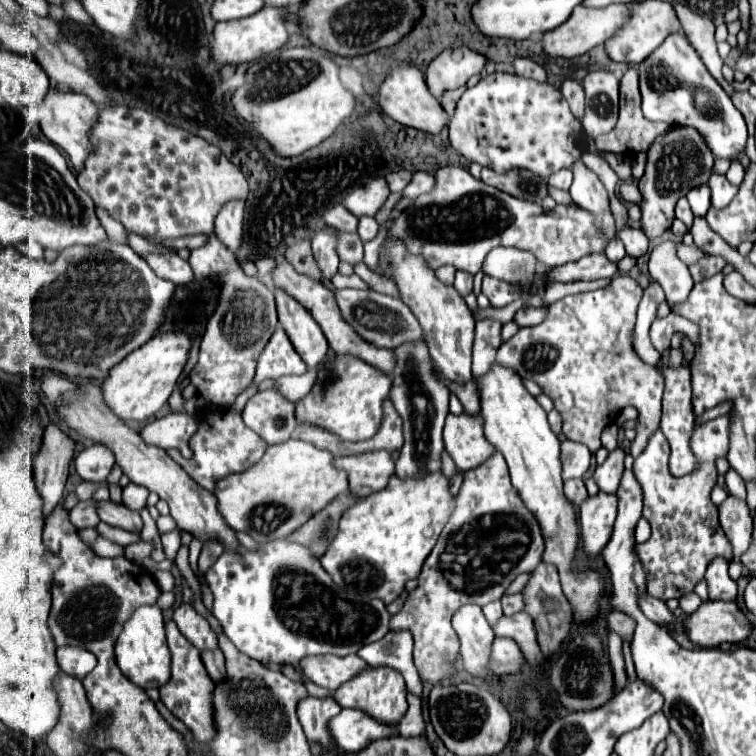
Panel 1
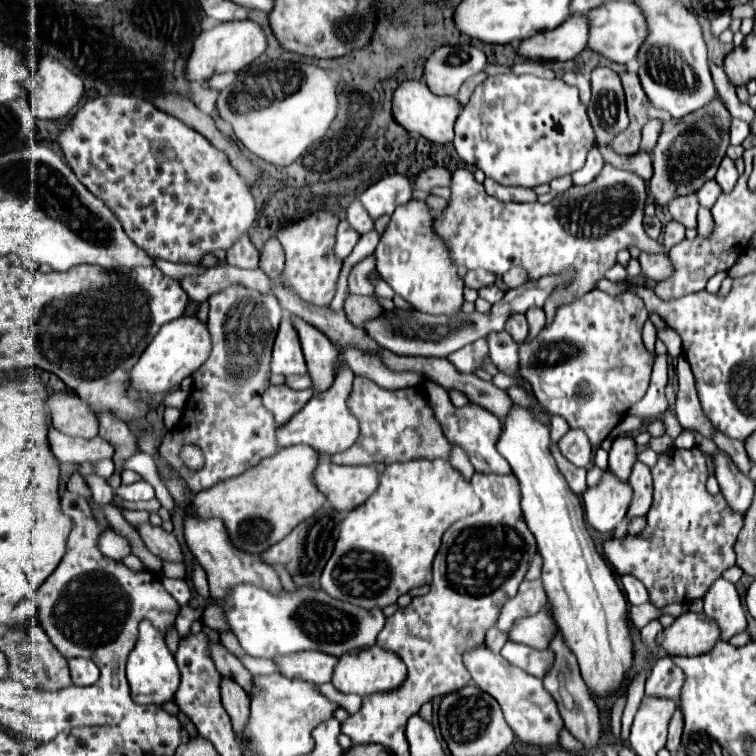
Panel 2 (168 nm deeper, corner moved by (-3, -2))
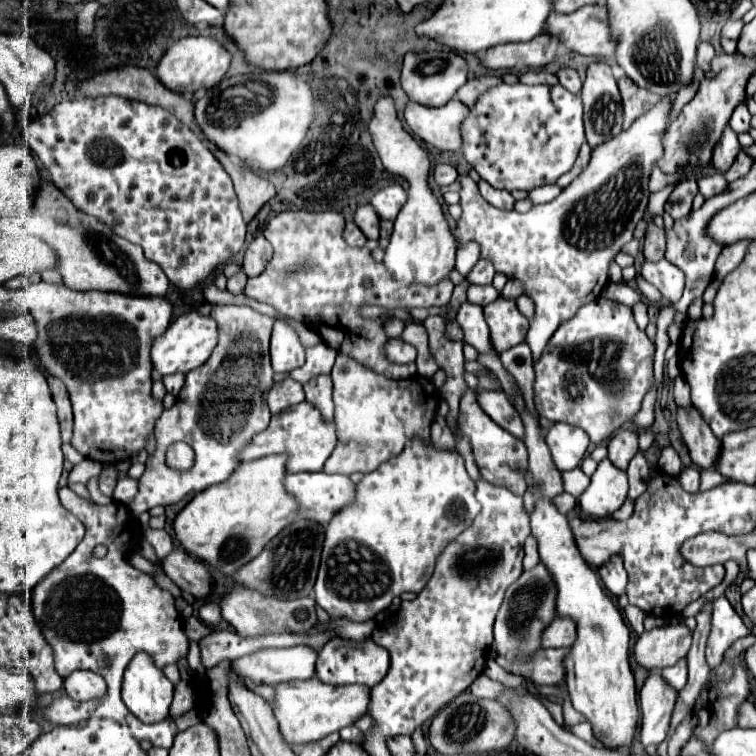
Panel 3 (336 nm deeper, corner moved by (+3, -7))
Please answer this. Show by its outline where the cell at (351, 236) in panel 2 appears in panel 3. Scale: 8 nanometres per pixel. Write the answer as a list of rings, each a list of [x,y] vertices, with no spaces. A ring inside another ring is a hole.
[[[349,221],[349,223],[345,225],[343,239],[345,239],[345,243],[347,243],[347,245],[351,245],[351,247],[363,247],[363,245],[365,245],[365,241],[367,241],[367,239],[363,237],[361,229],[359,229],[353,221]]]

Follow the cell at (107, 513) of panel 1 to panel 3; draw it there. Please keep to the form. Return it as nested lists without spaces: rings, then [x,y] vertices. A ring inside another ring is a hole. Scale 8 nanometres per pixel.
[[[173,549],[161,561],[167,577],[183,591],[189,591],[193,597],[203,599],[211,591],[211,575],[207,567],[181,549]]]

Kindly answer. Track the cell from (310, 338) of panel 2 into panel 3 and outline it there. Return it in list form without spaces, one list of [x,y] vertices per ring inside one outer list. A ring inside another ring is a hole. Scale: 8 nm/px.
[[[317,375],[311,381],[307,381],[303,385],[303,389],[305,389],[307,401],[311,401],[315,407],[319,407],[323,417],[331,419],[333,417],[333,401],[331,401],[333,381],[331,381],[331,375]]]

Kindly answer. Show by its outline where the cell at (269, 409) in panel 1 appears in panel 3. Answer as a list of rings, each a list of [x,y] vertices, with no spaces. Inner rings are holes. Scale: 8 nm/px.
[[[285,379],[281,383],[275,383],[271,387],[271,391],[267,393],[267,405],[271,409],[271,413],[281,413],[297,403],[303,403],[305,401],[305,393],[303,393],[303,387],[299,383],[295,383],[293,379]]]

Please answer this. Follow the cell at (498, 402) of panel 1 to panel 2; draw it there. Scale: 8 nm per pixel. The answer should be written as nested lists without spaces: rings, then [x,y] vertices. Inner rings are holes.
[[[513,406],[509,416],[503,418],[503,424],[497,450],[511,464],[521,484],[521,508],[543,556],[543,588],[551,602],[555,622],[565,646],[579,662],[587,688],[599,698],[615,696],[633,666],[627,600],[615,582],[613,570],[601,558],[585,528],[585,514],[577,494],[569,490],[551,456],[549,428],[521,406]]]

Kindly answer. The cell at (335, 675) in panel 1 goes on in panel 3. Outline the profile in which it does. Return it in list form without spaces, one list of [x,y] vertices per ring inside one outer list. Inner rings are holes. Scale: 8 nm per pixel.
[[[307,645],[287,649],[263,649],[233,663],[233,667],[251,677],[257,685],[279,685],[293,679],[315,677],[317,653]]]

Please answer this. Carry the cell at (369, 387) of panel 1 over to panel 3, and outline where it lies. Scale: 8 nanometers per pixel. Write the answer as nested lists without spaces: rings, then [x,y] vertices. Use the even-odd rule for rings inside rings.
[[[303,401],[283,413],[271,417],[269,427],[241,451],[241,461],[251,461],[259,457],[267,457],[273,453],[287,453],[289,455],[289,473],[295,471],[321,471],[327,457],[337,447],[337,427],[333,421],[327,421],[317,407]]]

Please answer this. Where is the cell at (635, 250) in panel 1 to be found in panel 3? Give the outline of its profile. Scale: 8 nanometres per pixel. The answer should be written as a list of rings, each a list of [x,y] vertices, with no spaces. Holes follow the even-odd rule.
[[[667,259],[645,261],[641,267],[641,275],[645,281],[649,281],[651,285],[655,285],[661,291],[665,301],[669,303],[679,301],[683,293],[683,285],[685,285],[685,275],[679,267],[675,267]]]

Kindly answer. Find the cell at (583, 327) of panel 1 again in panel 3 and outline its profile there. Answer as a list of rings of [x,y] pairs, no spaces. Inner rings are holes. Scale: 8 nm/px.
[[[605,297],[583,305],[569,321],[559,325],[543,355],[533,363],[535,409],[539,417],[581,427],[595,445],[609,439],[639,411],[653,383],[653,353],[655,345],[639,331],[627,305]],[[607,349],[615,349],[615,365],[611,363],[609,367]]]

